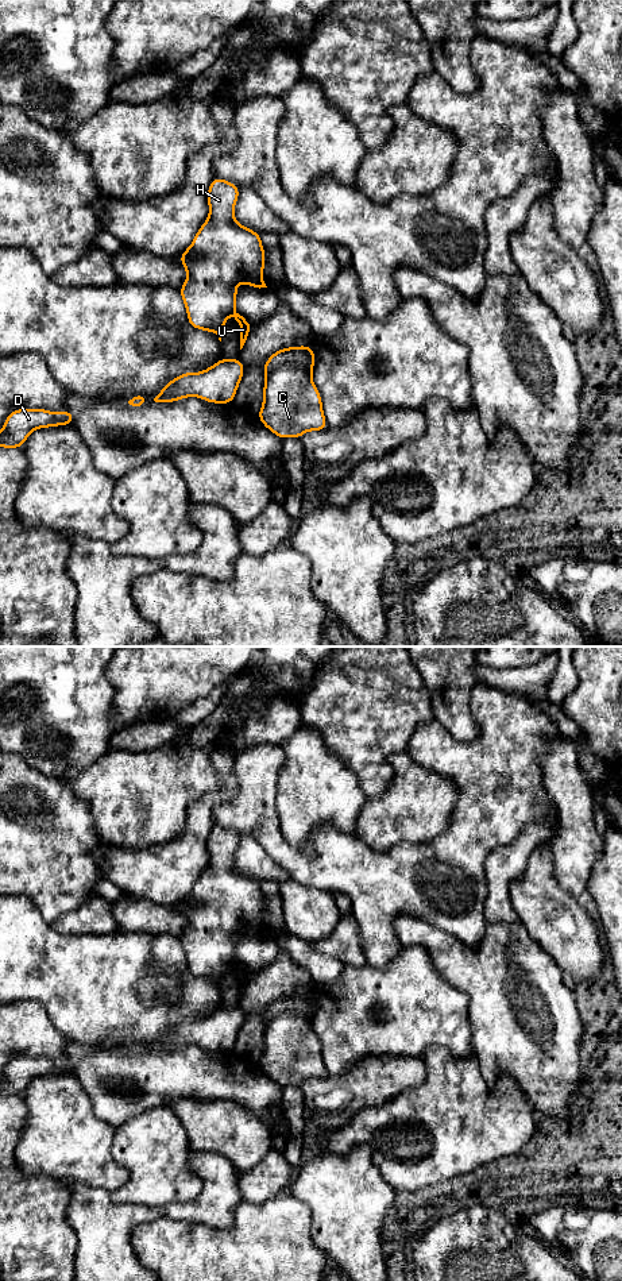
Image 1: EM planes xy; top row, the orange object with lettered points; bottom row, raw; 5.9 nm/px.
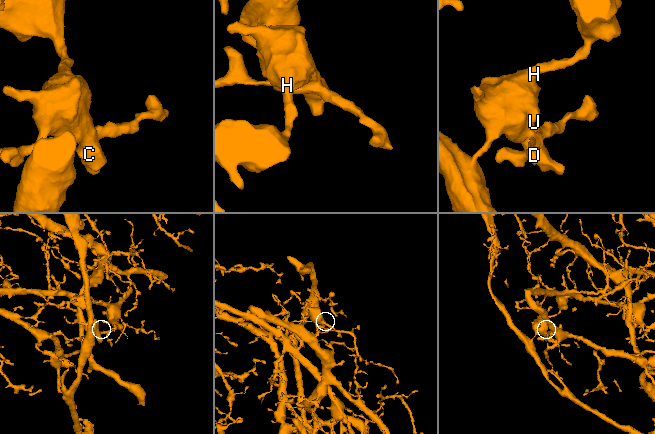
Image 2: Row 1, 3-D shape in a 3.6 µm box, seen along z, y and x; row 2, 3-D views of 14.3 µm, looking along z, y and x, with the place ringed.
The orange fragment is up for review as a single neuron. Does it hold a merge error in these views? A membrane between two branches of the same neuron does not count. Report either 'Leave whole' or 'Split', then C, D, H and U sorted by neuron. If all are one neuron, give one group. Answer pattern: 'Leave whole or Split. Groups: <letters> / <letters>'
Split. Groups: C H U / D

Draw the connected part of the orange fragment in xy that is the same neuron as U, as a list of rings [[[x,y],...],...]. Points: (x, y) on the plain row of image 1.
[[[215,825],[208,837],[209,865],[197,879],[192,894],[179,902],[181,912],[188,919],[188,926],[179,937],[188,961],[188,971],[201,979],[210,979],[219,984],[224,980],[225,966],[229,962],[240,973],[240,998],[250,979],[255,975],[240,964],[235,956],[236,931],[247,931],[254,935],[267,935],[263,929],[266,903],[260,881],[240,873],[235,868],[233,857],[239,846],[239,834],[223,826]]]

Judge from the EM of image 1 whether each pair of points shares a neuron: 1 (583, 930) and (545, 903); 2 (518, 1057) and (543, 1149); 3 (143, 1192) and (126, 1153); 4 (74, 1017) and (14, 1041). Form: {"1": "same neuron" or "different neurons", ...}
{"1": "same neuron", "2": "different neurons", "3": "same neuron", "4": "different neurons"}

